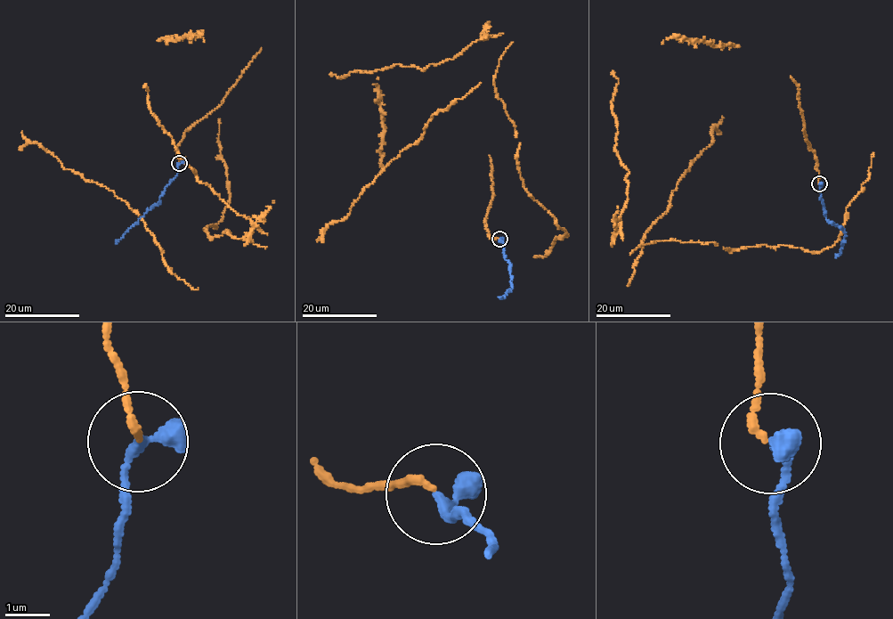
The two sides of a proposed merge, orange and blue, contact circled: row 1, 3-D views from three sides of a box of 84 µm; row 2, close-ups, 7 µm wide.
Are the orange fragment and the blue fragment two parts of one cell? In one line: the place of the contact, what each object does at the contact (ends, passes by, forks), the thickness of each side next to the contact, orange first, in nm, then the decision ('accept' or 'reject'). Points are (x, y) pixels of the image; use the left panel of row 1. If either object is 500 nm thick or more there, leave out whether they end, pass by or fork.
at (179, 163); orange ends there; blue passes by; 160 nm thick on the orange side, 200 nm on the other; accept

